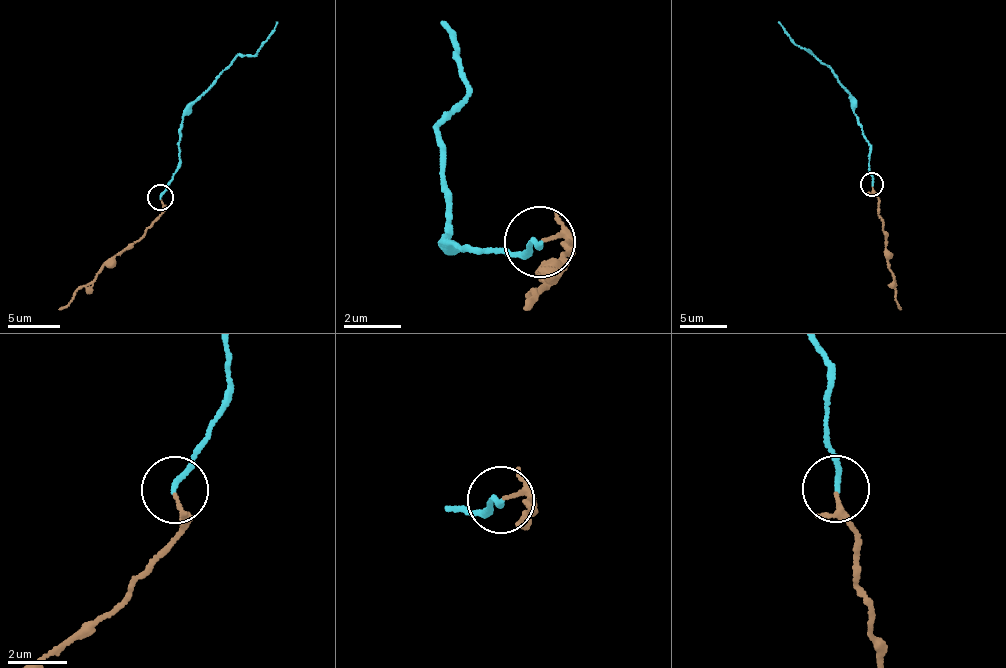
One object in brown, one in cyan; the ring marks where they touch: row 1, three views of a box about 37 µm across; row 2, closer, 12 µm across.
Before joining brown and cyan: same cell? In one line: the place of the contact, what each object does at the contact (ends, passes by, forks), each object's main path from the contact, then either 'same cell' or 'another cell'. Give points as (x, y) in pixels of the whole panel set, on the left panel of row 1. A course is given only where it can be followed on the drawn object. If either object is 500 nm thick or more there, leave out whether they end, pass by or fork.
(160, 197) | brown passes by | cyan ends | brown via (159, 198), (163, 214), (145, 235), (59, 308) | cyan via (159, 198), (180, 163), (178, 141), (186, 107), (209, 90), (236, 57), (259, 52), (276, 21) | same cell

